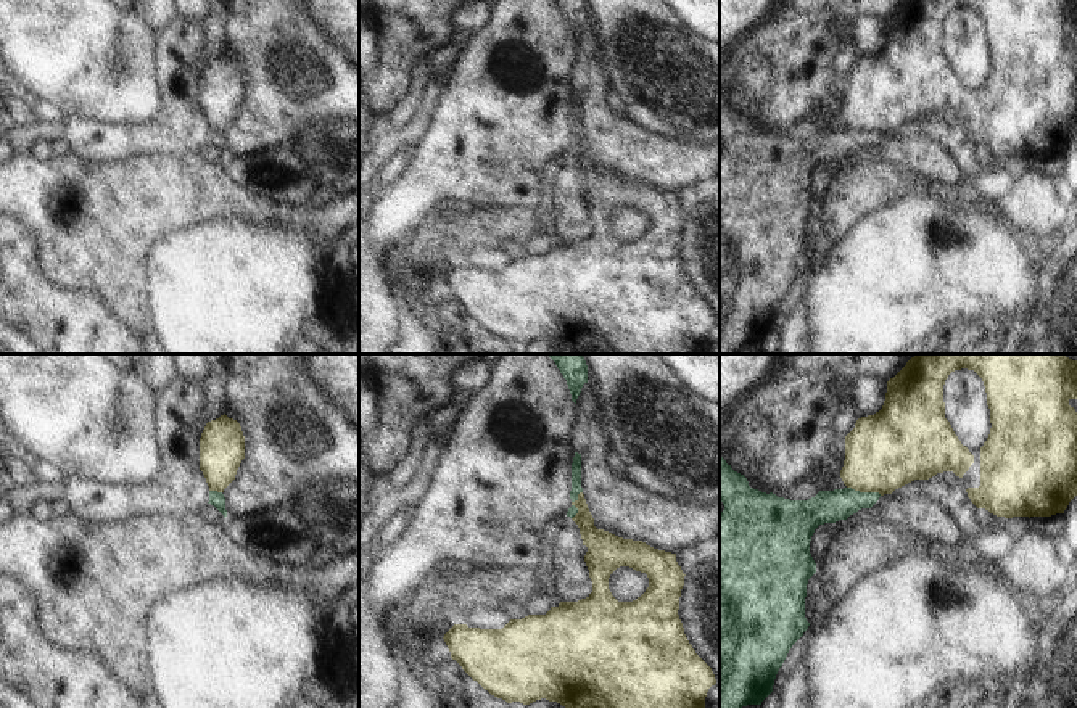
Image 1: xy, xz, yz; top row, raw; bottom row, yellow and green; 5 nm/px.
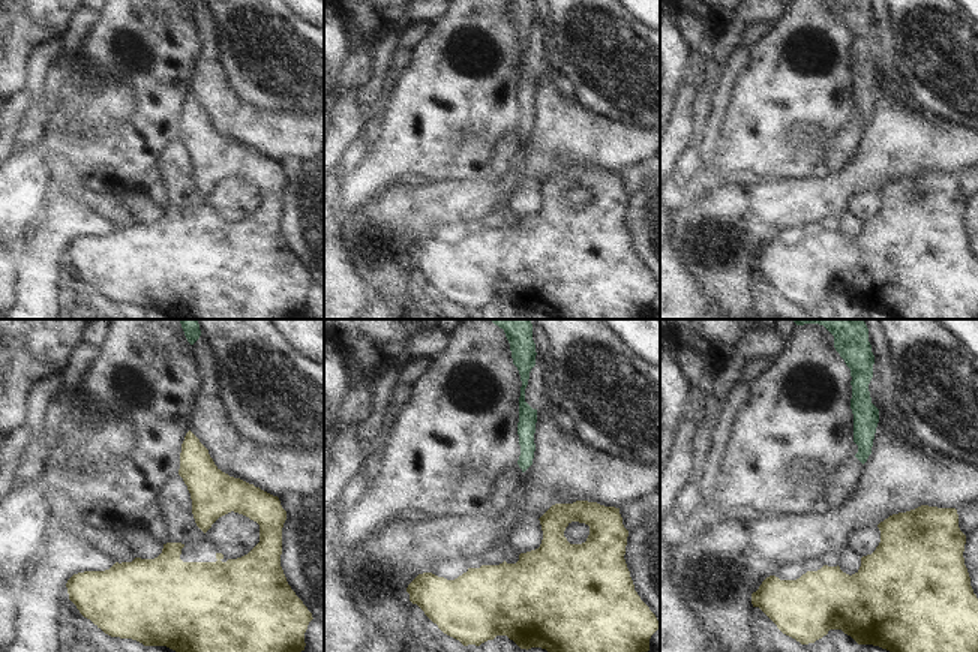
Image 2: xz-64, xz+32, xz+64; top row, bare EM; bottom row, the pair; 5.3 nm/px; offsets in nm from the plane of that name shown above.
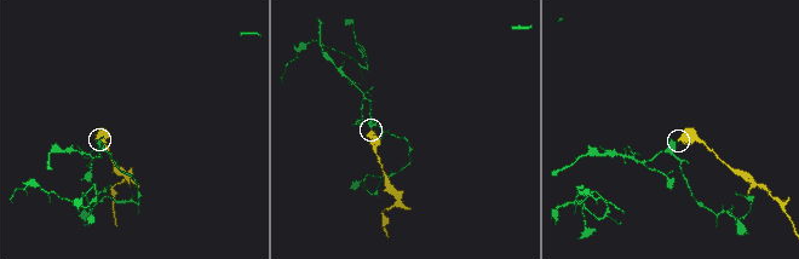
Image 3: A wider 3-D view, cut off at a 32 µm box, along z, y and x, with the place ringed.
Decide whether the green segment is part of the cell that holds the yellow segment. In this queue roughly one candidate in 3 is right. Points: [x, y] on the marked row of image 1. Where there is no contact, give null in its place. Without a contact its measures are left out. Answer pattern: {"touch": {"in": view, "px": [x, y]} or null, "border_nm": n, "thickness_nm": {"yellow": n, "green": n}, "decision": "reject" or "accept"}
{"touch": {"in": "yz", "px": [865, 491]}, "border_nm": 180, "thickness_nm": {"yellow": 380, "green": 160}, "decision": "reject"}

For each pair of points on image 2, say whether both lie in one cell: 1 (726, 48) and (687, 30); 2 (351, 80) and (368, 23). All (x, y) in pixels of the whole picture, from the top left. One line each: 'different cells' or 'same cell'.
1: different cells
2: same cell

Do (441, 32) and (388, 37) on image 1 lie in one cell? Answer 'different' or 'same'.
same

